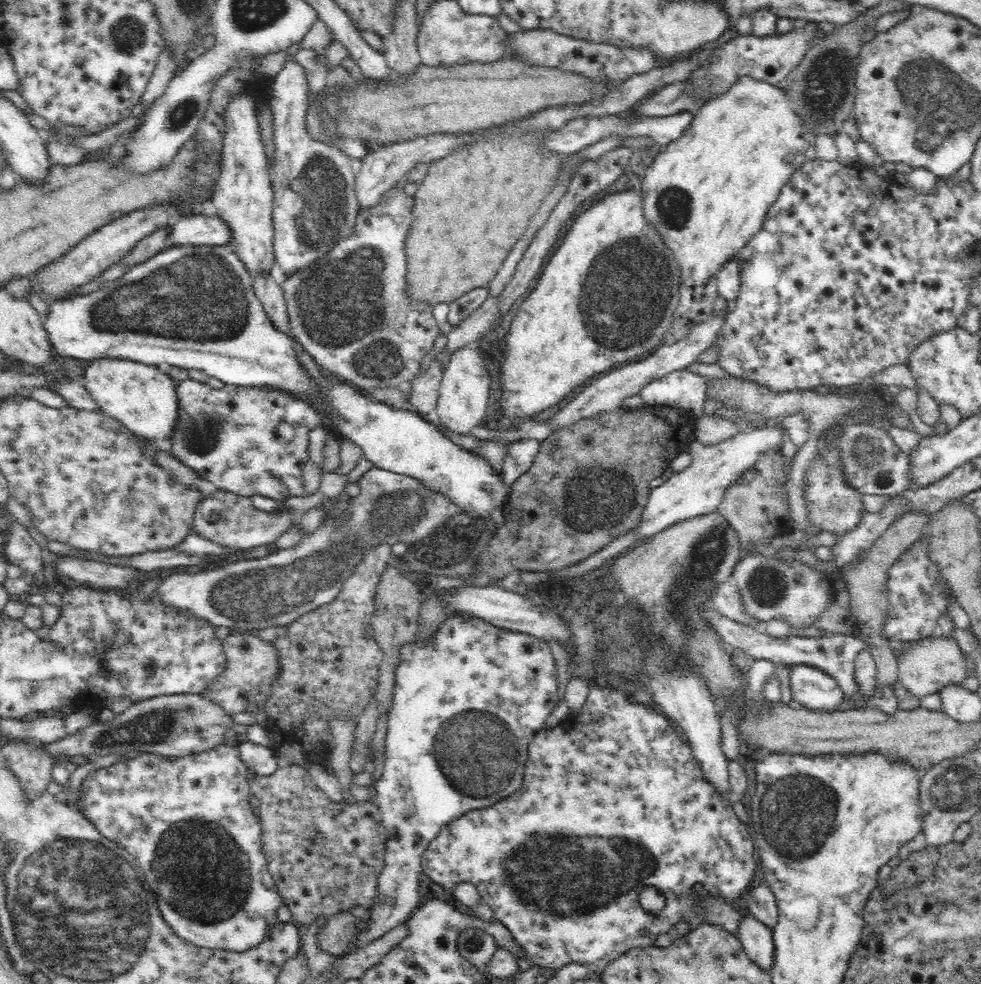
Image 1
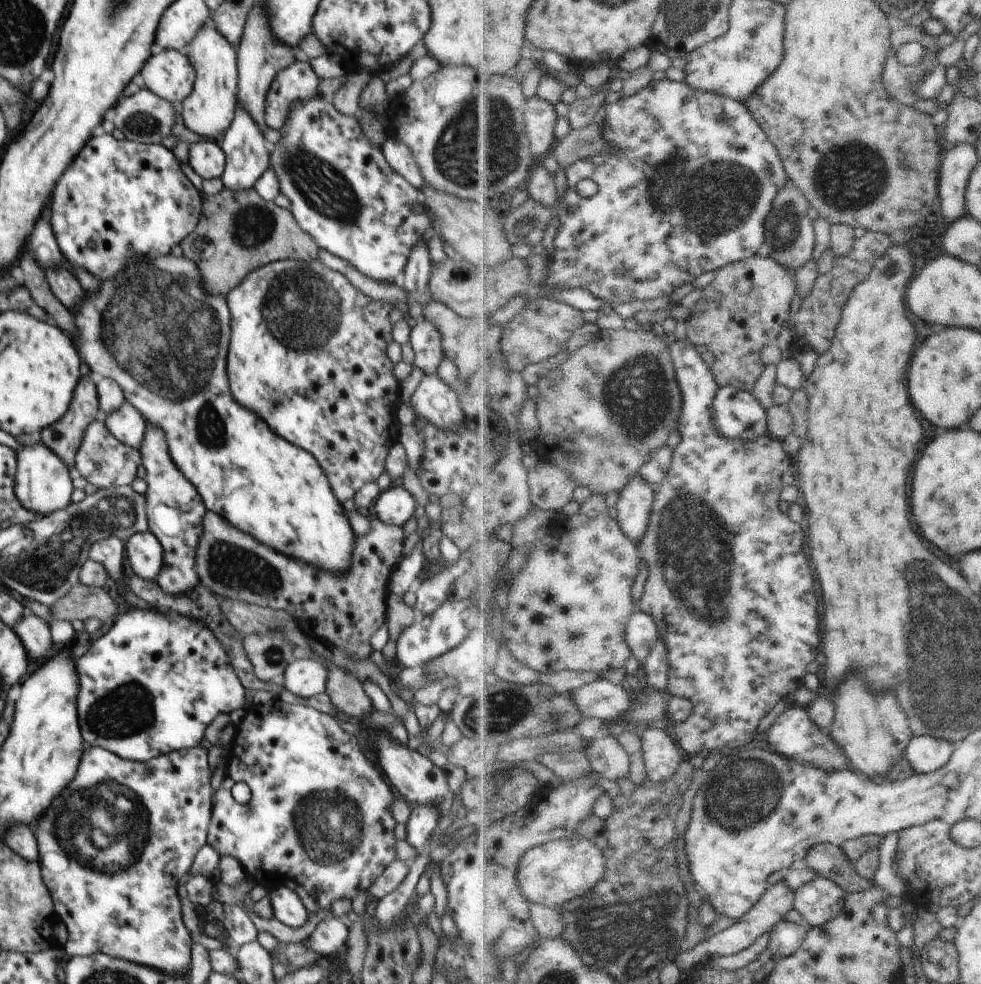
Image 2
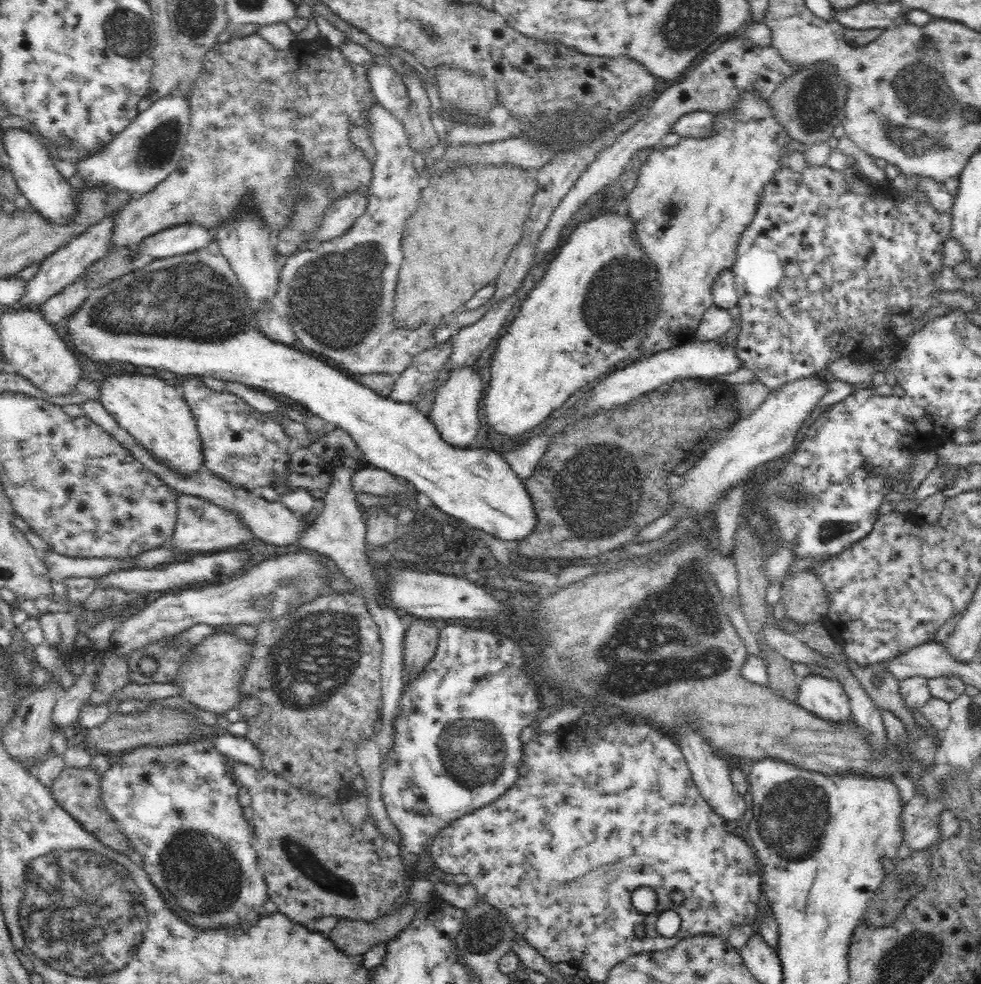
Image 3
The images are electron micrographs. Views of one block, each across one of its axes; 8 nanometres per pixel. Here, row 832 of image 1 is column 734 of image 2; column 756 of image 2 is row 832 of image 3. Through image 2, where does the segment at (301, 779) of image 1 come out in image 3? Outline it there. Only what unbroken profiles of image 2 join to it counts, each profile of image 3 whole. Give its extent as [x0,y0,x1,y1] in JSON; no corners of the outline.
[234,763,407,927]

